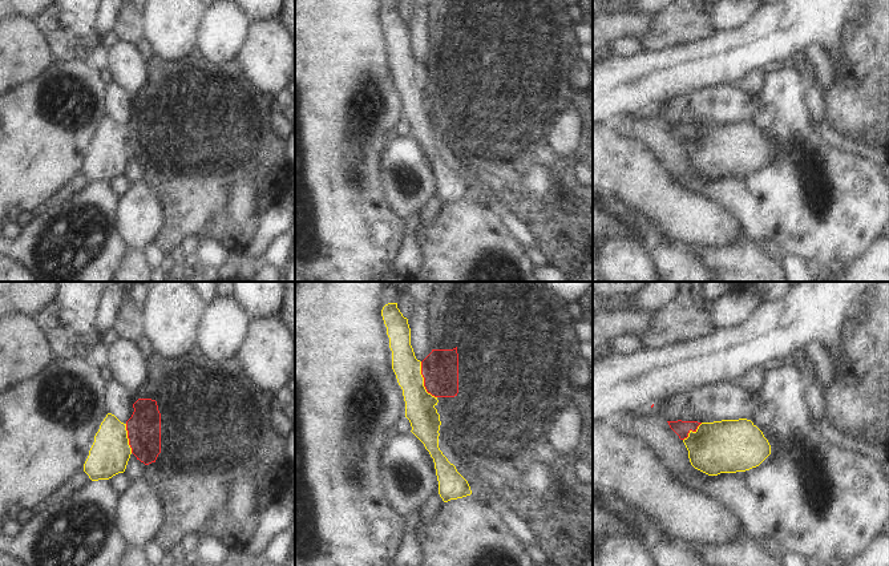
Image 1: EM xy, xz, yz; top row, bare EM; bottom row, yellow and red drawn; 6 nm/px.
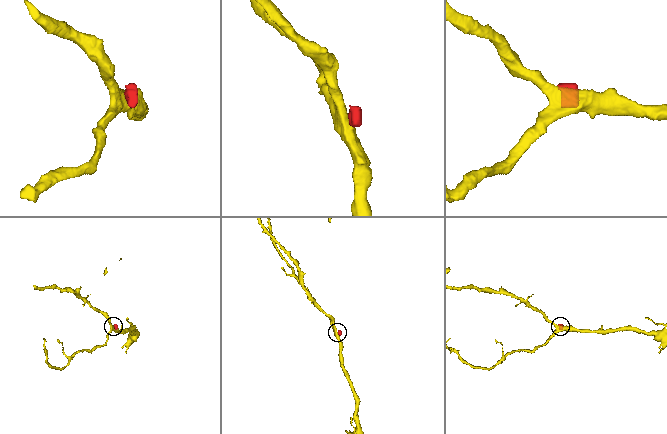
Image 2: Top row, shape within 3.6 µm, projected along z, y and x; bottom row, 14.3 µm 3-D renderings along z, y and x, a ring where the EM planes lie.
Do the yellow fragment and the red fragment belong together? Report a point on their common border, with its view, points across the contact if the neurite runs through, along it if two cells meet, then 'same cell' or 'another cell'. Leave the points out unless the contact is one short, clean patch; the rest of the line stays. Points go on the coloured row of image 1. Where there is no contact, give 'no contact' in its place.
meets yellow in xz at (423, 381); runs through xz (420, 411), (420, 388), (423, 381), (440, 368); same cell

